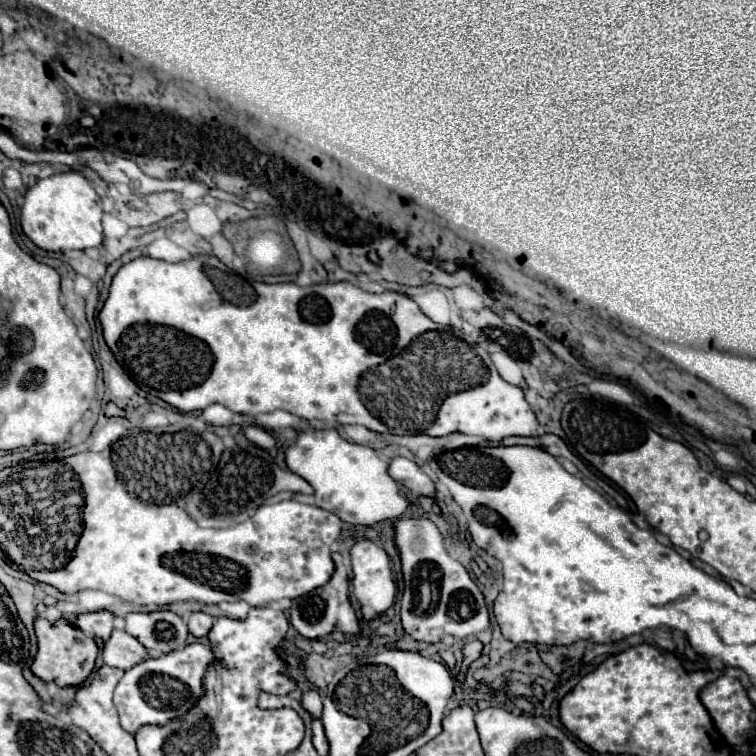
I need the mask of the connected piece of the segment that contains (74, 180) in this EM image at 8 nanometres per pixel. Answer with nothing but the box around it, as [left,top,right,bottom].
[22,172,102,250]

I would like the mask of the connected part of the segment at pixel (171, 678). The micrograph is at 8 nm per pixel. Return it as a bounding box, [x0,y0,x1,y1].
[114,642,212,734]

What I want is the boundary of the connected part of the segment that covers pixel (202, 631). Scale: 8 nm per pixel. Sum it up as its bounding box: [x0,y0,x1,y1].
[188,612,214,638]

